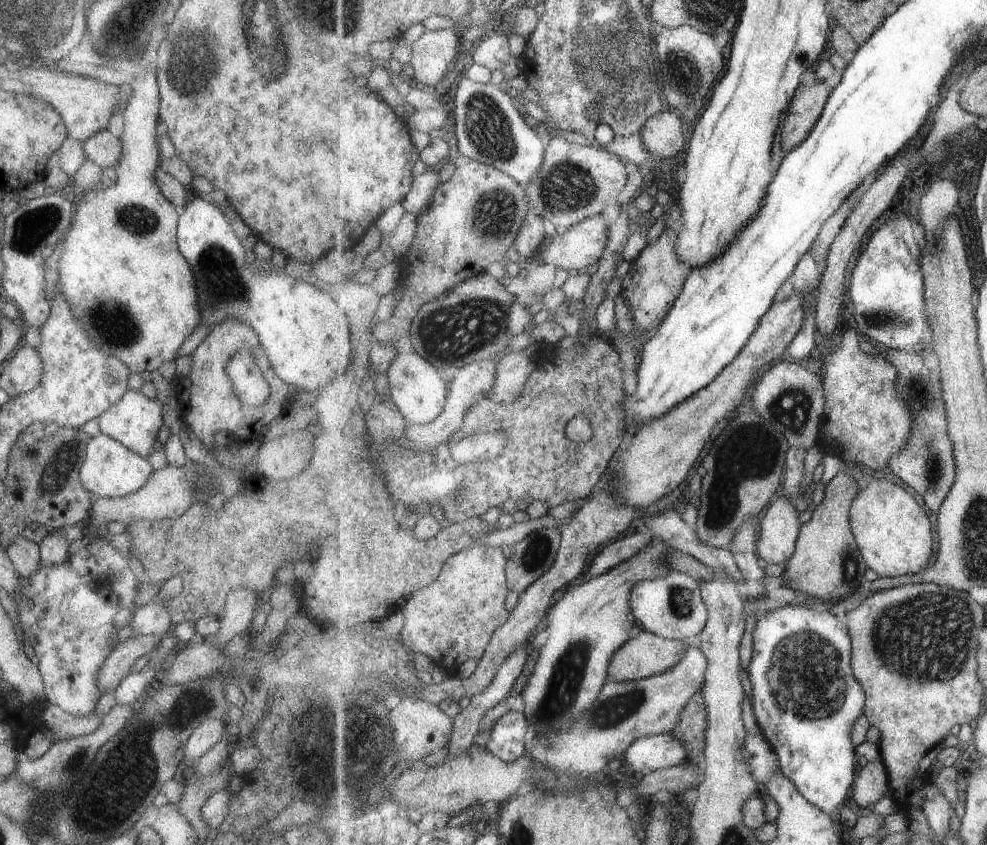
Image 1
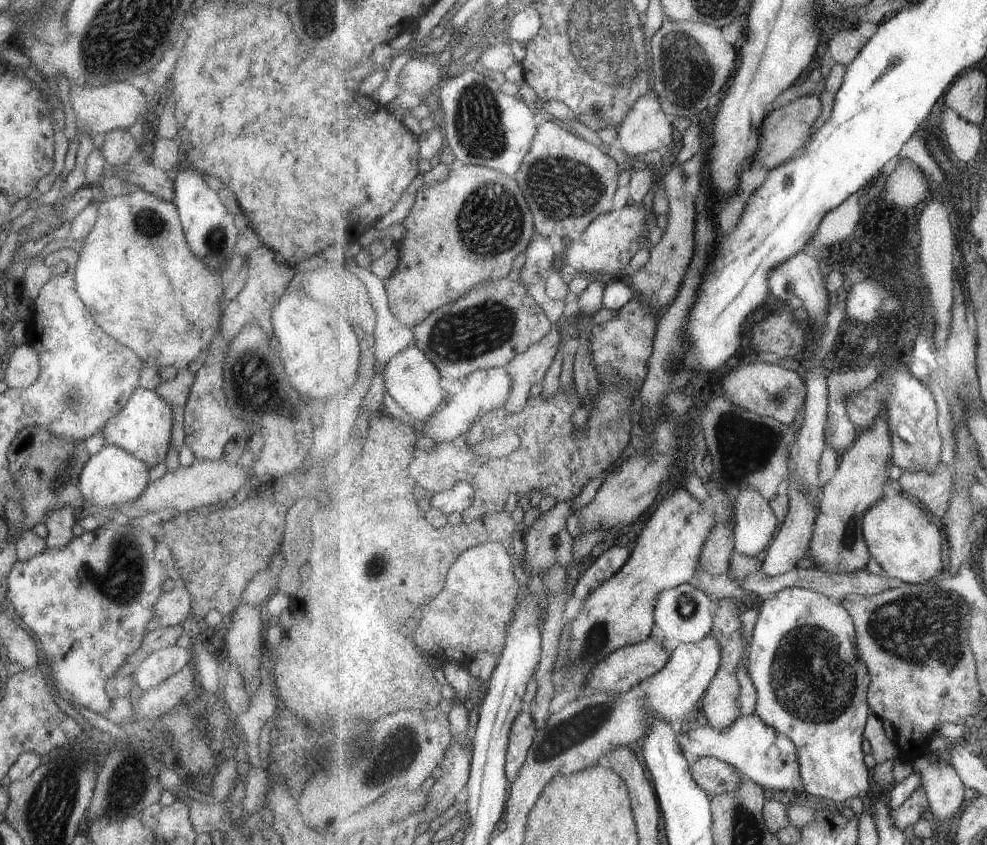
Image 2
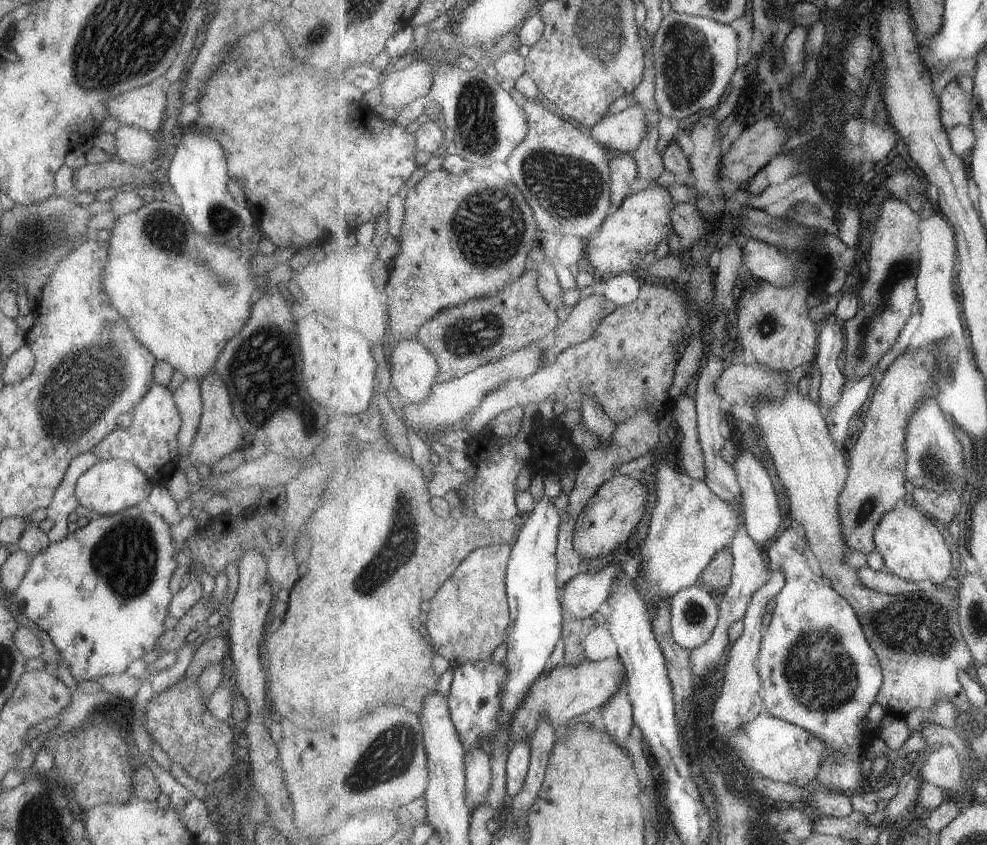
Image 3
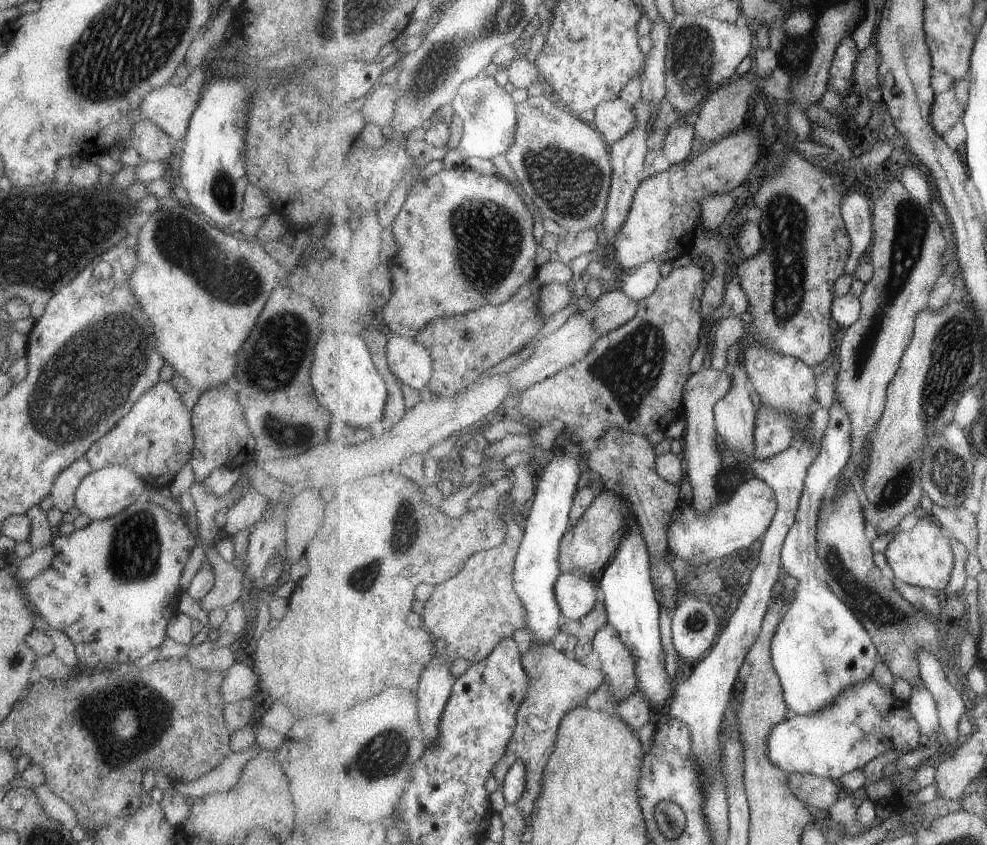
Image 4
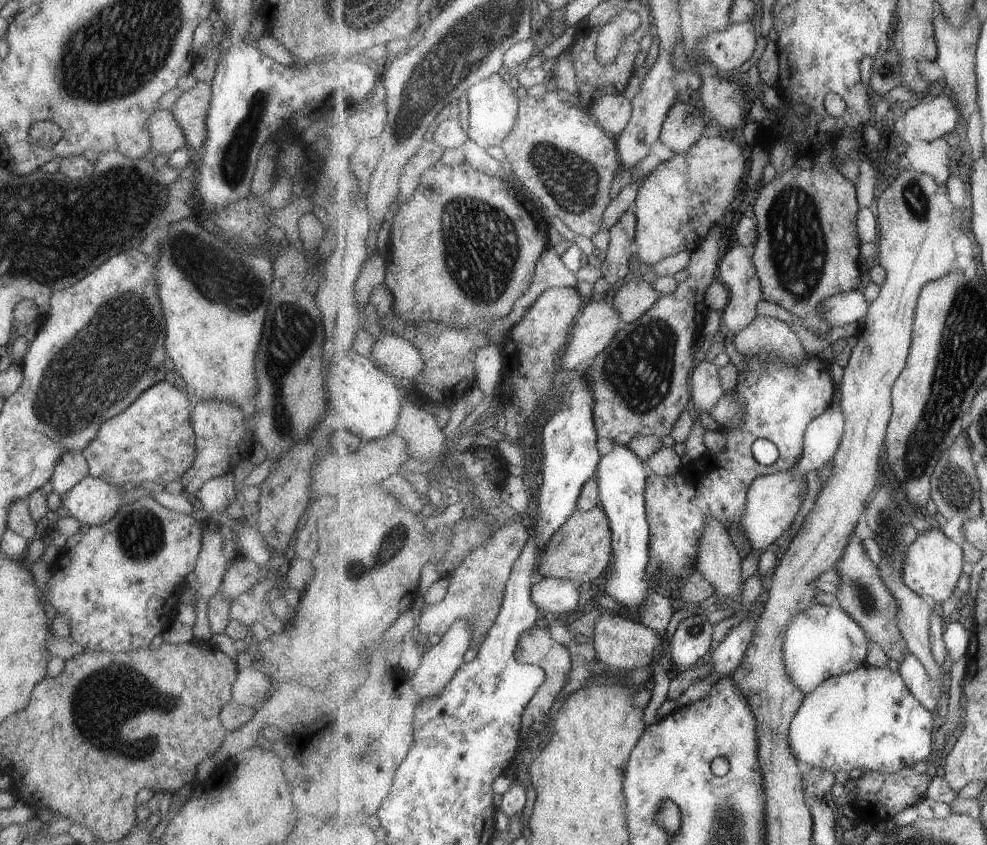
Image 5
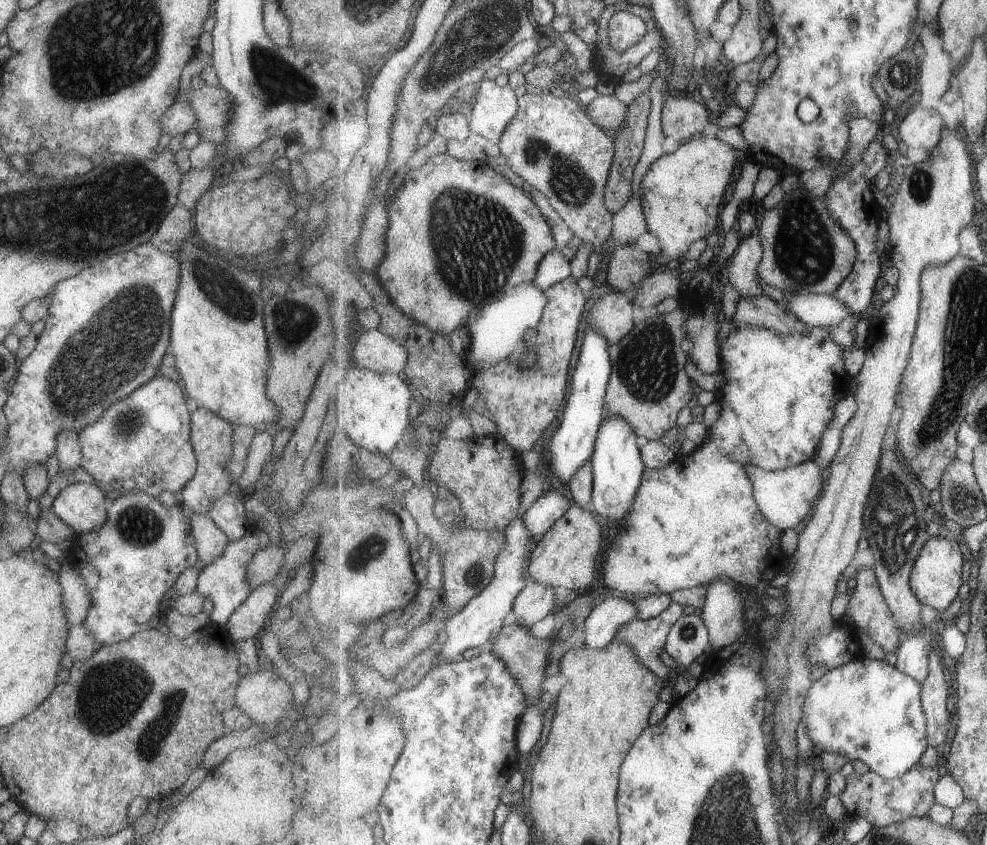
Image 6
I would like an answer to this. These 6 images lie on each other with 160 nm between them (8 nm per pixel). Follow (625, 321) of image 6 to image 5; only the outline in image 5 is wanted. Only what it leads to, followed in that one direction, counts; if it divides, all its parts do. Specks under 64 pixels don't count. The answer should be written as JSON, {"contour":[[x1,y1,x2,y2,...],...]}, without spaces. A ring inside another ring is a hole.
{"contour":[[606,298,589,303,581,312,581,316,573,324,570,340,563,356,560,356,559,365,567,372,579,367,589,366,597,356,608,348,621,330,621,314,615,310,611,300]]}

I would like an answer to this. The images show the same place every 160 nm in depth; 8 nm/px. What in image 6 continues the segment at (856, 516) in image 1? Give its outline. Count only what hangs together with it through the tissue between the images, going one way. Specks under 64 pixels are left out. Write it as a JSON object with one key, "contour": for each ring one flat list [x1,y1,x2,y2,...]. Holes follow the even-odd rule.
{"contour":[[933,537,923,547,914,569,912,570,911,586,917,598,923,606,927,606,929,612,940,612,949,608,953,600,959,596,959,588,963,584,963,564,965,556,961,552,959,540,947,537]]}

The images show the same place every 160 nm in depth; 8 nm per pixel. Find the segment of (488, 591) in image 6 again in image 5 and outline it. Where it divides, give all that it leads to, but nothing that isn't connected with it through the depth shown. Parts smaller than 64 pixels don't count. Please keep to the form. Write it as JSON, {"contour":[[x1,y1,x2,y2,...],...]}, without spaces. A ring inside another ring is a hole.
{"contour":[[461,620,441,638,437,645,422,655,422,661,411,678,413,688,422,699,439,696,455,678,465,662,465,652,471,648,473,628,467,620]]}

